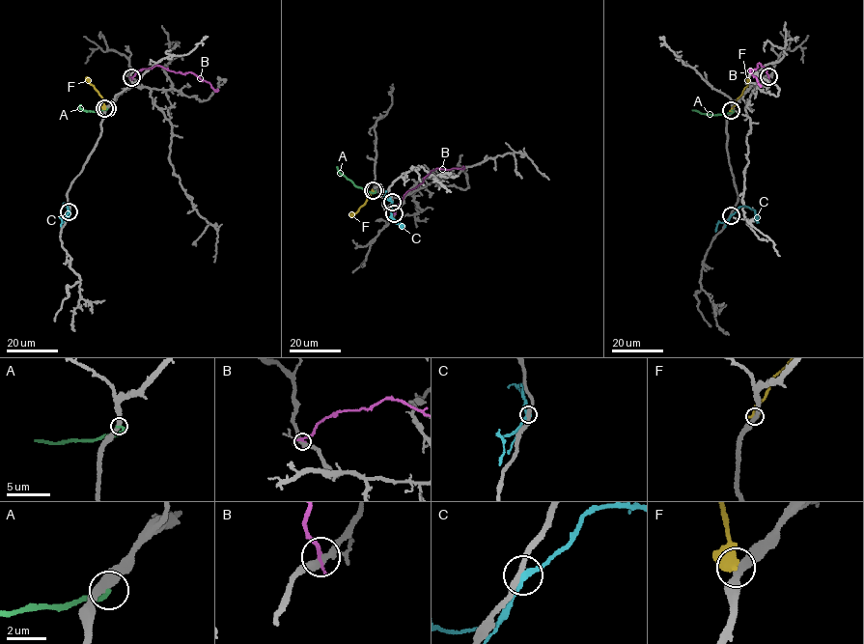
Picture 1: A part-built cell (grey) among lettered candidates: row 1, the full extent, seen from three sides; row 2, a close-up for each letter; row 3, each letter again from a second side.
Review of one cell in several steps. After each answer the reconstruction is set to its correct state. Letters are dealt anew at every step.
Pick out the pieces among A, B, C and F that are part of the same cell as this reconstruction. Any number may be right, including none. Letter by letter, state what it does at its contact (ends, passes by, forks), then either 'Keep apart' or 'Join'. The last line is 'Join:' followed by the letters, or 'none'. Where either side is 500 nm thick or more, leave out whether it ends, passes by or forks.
A: It ends there. Keep apart
B: It ends there. Keep apart
C: It passes by. Keep apart
F: Keep apart
Join: none

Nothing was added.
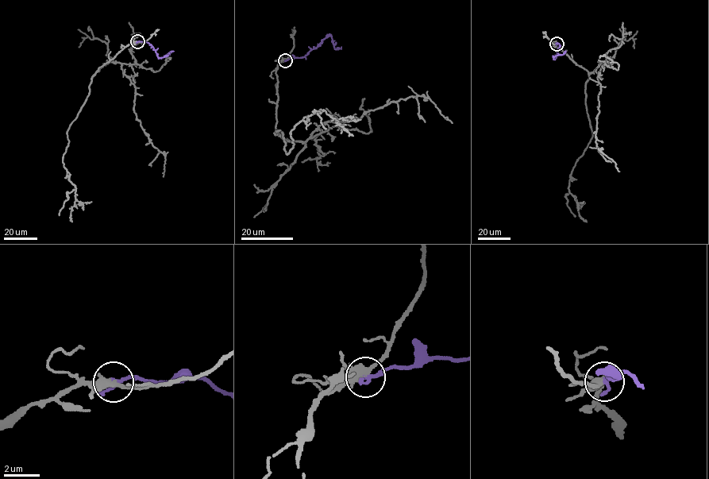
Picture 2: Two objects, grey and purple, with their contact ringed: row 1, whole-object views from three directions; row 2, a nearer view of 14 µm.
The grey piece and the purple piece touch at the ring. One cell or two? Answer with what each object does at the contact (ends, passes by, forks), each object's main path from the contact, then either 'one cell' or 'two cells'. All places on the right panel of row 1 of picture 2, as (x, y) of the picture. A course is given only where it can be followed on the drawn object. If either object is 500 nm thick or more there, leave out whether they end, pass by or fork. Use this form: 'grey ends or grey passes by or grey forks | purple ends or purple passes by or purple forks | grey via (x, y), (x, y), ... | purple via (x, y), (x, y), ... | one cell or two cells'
grey passes by | purple passes by | grey via (556, 44), (588, 77), (585, 102), (592, 137), (576, 162), (568, 187), (579, 215), (587, 222) | purple via (556, 44), (560, 44), (553, 59), (564, 51) | one cell

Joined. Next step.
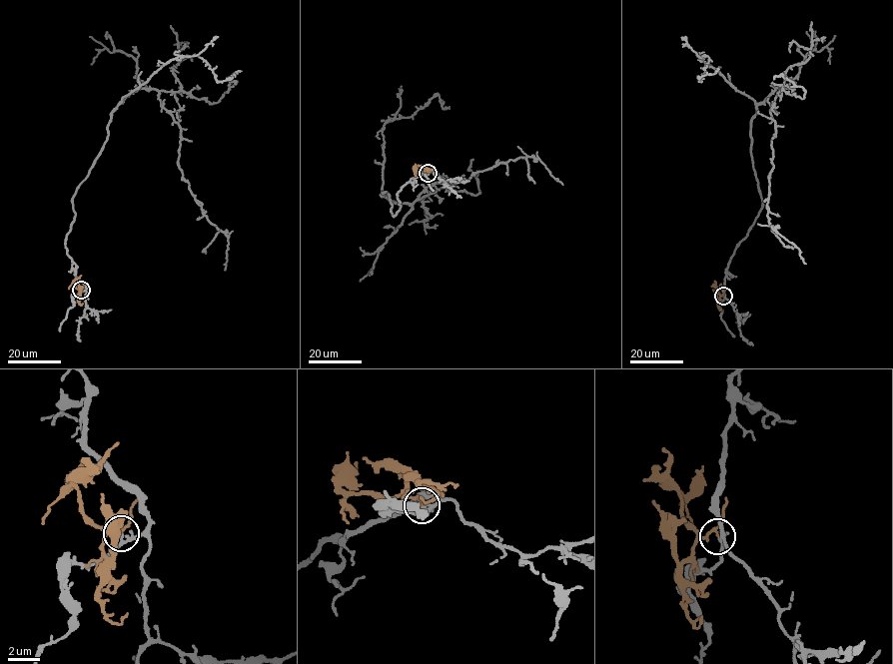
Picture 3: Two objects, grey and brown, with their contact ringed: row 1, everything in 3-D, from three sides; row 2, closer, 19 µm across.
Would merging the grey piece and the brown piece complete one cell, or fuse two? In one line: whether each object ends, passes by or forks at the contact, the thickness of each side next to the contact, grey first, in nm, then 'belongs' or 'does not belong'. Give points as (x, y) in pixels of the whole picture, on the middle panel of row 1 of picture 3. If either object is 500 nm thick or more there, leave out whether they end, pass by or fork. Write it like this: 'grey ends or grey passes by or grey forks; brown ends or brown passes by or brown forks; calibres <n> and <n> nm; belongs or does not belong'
grey forks; brown passes by; calibres 160 and 130 nm; does not belong

